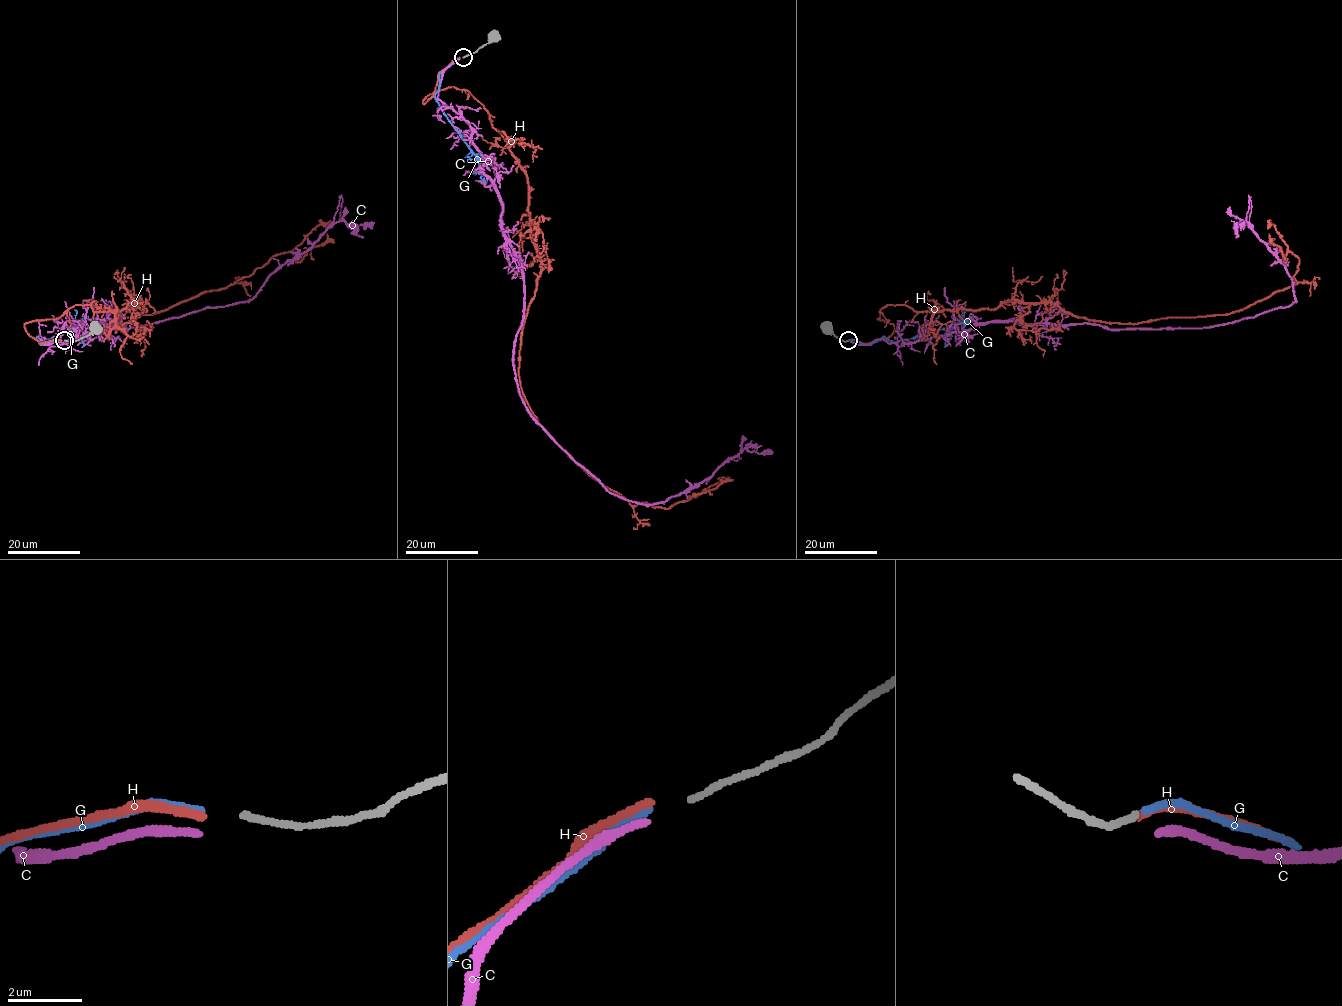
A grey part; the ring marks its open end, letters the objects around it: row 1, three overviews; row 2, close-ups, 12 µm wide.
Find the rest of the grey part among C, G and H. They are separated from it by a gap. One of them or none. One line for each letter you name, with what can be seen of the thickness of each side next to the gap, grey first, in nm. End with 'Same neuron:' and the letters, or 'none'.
G: Thickness 170 nm (grey) against 190 nm
Same neuron: G

